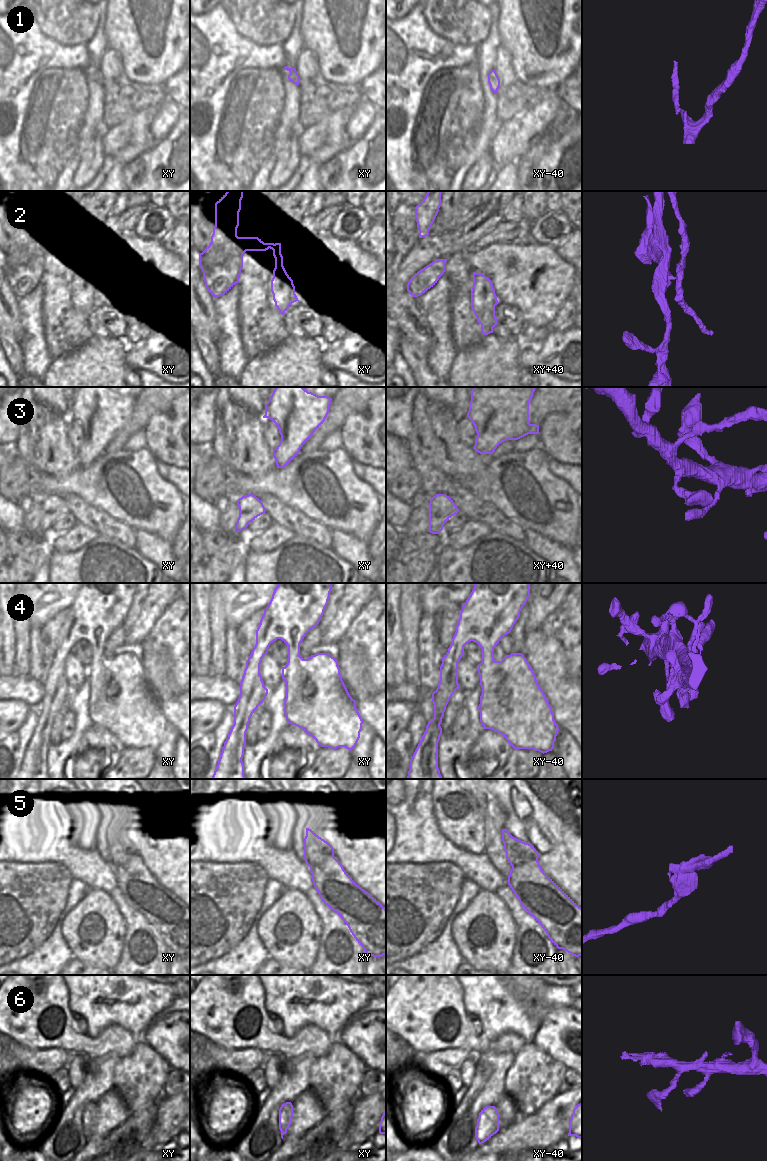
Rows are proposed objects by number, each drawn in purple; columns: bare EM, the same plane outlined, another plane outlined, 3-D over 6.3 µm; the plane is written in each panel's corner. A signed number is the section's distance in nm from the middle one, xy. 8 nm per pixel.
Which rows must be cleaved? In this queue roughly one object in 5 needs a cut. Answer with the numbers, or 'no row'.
2

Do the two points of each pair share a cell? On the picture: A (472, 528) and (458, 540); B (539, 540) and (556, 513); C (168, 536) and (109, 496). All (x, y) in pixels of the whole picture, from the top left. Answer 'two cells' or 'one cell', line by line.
A: one cell
B: two cells
C: one cell

